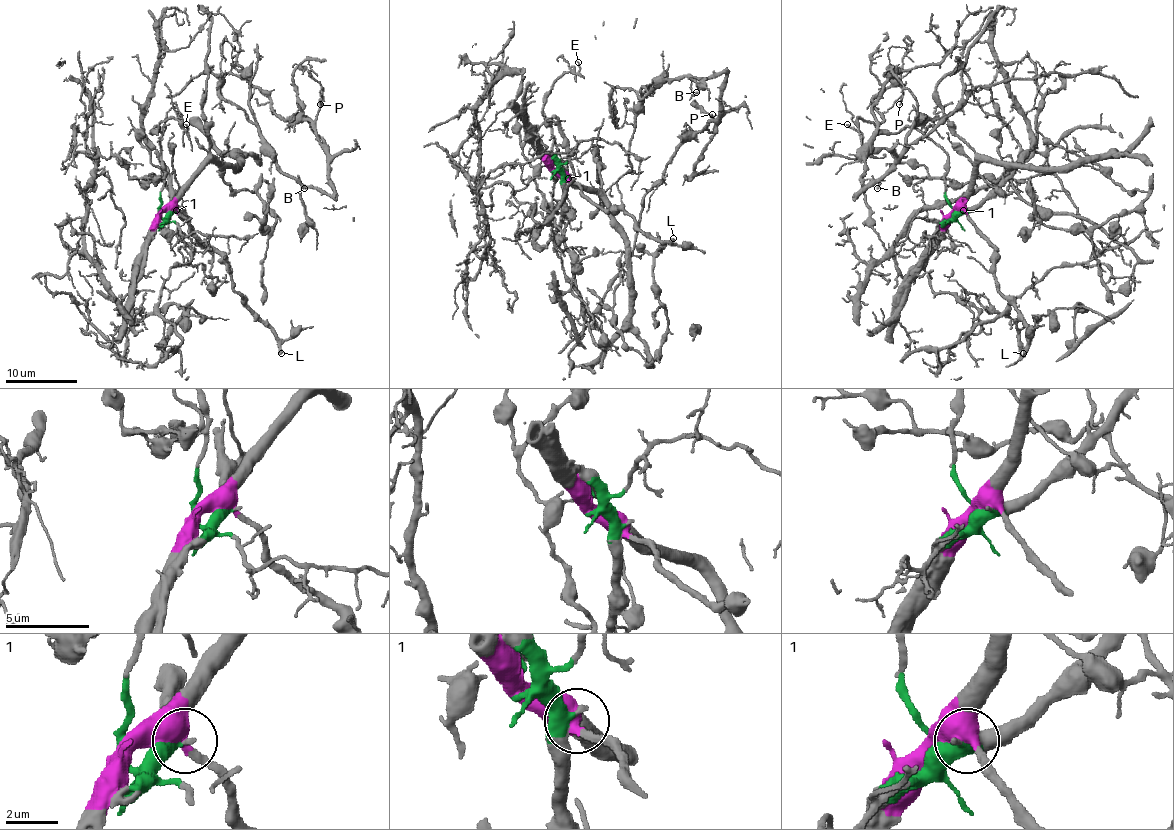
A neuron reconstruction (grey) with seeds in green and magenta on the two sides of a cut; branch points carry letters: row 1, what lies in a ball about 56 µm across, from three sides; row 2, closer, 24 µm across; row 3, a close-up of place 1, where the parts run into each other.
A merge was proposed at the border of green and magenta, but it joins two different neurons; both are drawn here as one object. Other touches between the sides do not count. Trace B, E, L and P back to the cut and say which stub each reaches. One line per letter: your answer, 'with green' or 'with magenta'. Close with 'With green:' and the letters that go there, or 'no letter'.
B: with magenta
E: with green
L: with magenta
P: with magenta
With green: E

